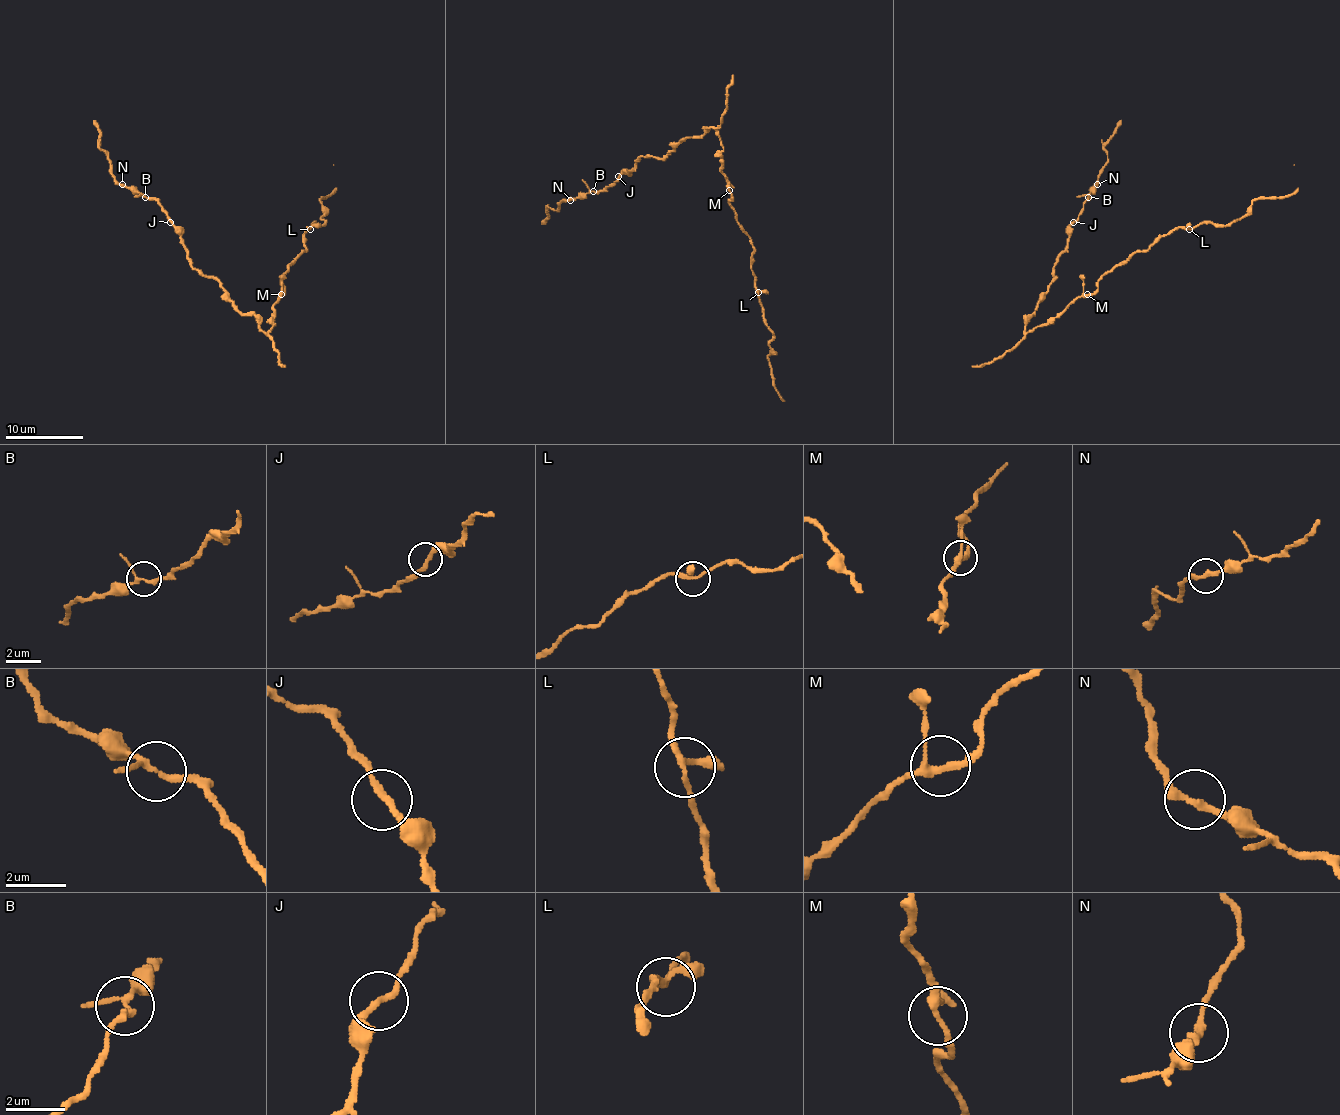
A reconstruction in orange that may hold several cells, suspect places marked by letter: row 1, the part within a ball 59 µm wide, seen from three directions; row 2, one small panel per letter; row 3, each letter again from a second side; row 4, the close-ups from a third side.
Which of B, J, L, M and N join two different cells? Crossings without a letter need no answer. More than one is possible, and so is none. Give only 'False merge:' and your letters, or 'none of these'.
False merge: none of these

